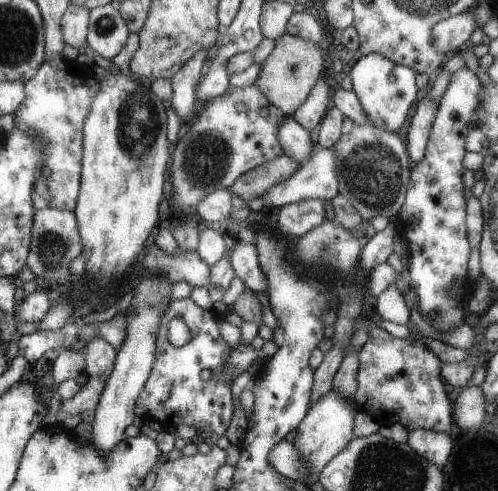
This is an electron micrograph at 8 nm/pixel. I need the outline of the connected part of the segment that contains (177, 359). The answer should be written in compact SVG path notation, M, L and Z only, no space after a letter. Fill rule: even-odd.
M189 298L175 300L165 310L163 317L160 319L160 329L157 330L156 335L156 359L153 362L148 381L145 382L144 389L141 390L139 397L136 399L135 414L144 423L148 421L159 423L163 431L172 430L179 425L193 426L197 430L195 441L208 442L211 434L216 434L218 437L224 435L231 421L231 416L233 416L233 394L231 394L232 381L223 372L225 358L229 356L229 346L221 337L217 327L217 322L221 316L219 307L203 310ZM171 318L181 318L189 330L189 341L184 346L173 347L168 342L167 326ZM204 369L211 370L209 380L201 380L201 376L199 376Z

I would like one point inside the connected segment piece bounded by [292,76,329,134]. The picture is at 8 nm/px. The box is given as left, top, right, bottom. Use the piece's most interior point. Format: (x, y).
(308, 115)

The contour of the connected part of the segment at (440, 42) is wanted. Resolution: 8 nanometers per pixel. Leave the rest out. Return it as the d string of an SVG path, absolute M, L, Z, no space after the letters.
M463 10L452 17L445 18L432 30L432 44L441 50L441 54L447 54L459 50L468 45L469 36L477 27L475 14L469 10Z

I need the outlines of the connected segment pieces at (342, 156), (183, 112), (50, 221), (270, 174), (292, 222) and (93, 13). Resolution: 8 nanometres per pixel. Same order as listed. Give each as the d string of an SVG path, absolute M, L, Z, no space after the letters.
M355 124L348 133L341 134L331 148L335 152L338 194L351 202L362 220L375 216L391 220L391 216L401 212L412 164L396 132L385 132L370 124Z
M206 52L197 53L195 57L185 62L184 66L171 78L171 108L183 127L193 120L199 110L199 103L195 98L195 88L201 80L201 68L205 61Z
M43 208L43 210L36 210L33 217L33 226L31 234L31 248L28 250L28 266L31 274L37 278L48 280L48 282L57 282L63 284L67 282L69 276L73 278L69 272L69 262L82 254L83 244L80 238L80 226L76 219L76 212L74 210L57 210L57 208Z
M282 153L281 156L273 158L273 161L265 162L264 165L257 166L256 169L247 170L245 174L239 174L229 184L229 193L235 194L249 203L261 196L273 184L286 180L299 166L301 164L297 164L294 159L288 158Z
M306 199L285 204L278 210L275 231L291 236L303 236L319 226L324 218L323 201Z
M108 3L89 10L86 44L94 53L112 59L123 48L128 36L128 26L117 7Z

